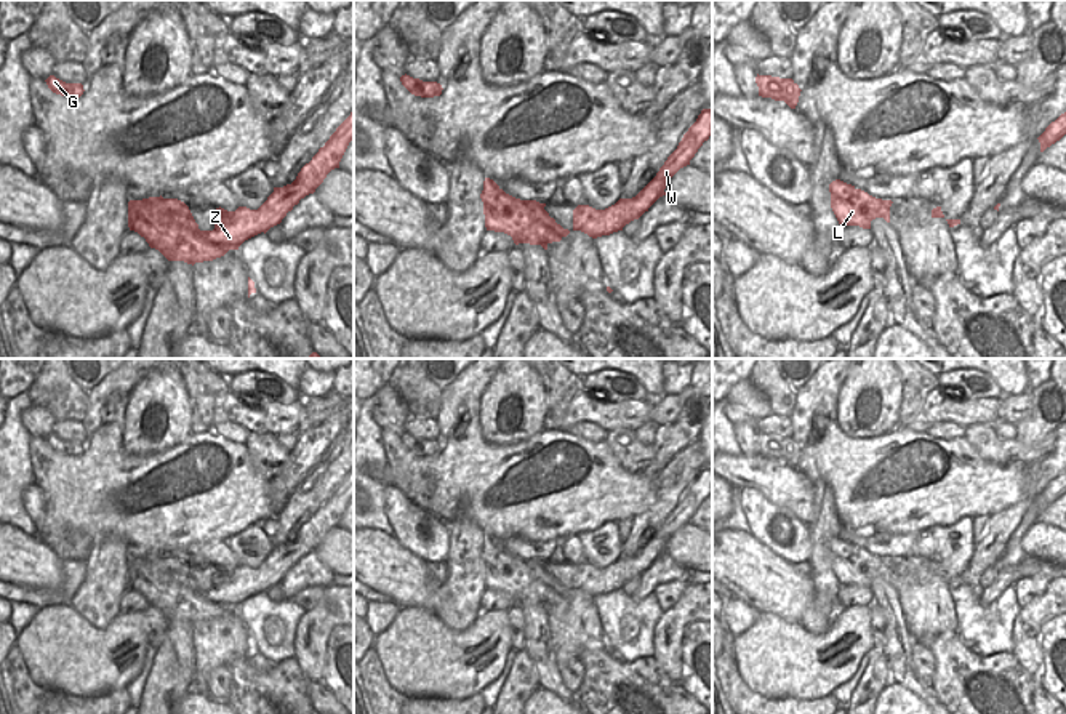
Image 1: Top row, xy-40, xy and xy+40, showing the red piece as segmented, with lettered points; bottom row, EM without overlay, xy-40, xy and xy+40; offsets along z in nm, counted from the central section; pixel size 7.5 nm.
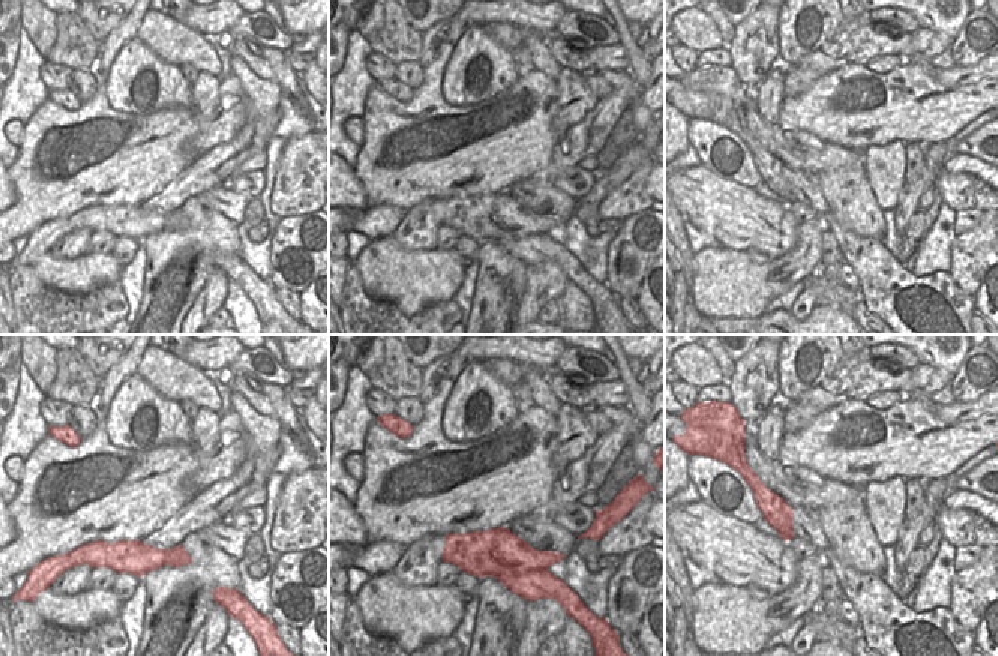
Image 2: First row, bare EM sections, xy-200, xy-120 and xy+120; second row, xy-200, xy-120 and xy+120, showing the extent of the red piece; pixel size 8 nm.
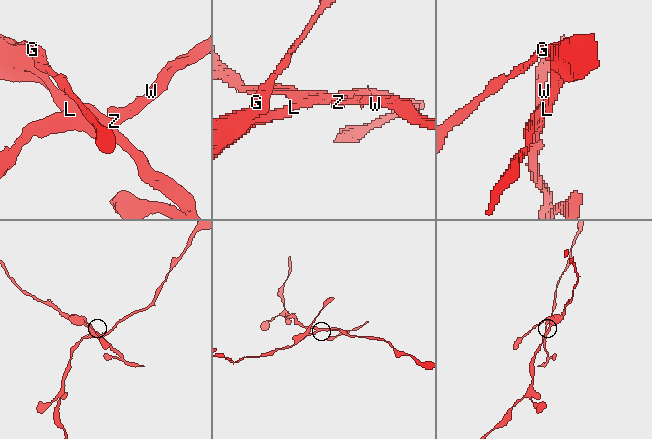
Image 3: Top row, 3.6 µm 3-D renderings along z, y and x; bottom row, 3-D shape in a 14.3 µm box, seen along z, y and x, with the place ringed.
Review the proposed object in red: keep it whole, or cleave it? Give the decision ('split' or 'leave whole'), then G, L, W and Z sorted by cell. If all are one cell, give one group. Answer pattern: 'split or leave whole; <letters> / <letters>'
split; G L / W Z

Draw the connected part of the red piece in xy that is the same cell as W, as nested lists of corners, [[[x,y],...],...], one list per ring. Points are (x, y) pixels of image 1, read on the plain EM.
[[[712,466],[703,467],[688,487],[677,507],[667,515],[656,535],[632,557],[619,557],[605,568],[578,564],[573,568],[573,589],[581,589],[592,597],[623,589],[626,583],[639,578],[663,554],[669,538],[690,523],[698,507],[712,493]]]

